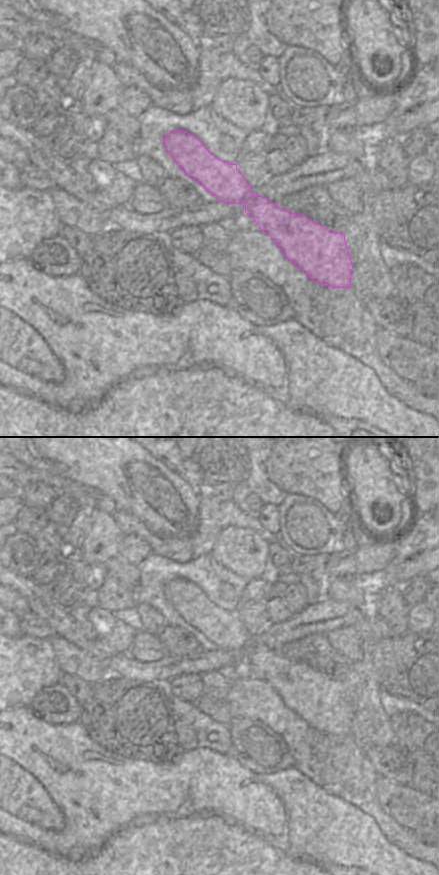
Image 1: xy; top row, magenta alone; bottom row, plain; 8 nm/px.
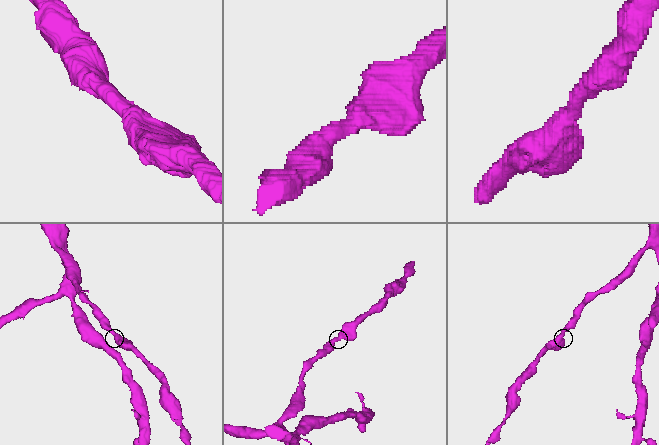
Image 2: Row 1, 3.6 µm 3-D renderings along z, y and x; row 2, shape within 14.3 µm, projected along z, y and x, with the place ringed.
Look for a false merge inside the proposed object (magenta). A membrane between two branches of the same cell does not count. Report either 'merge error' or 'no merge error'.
no merge error

